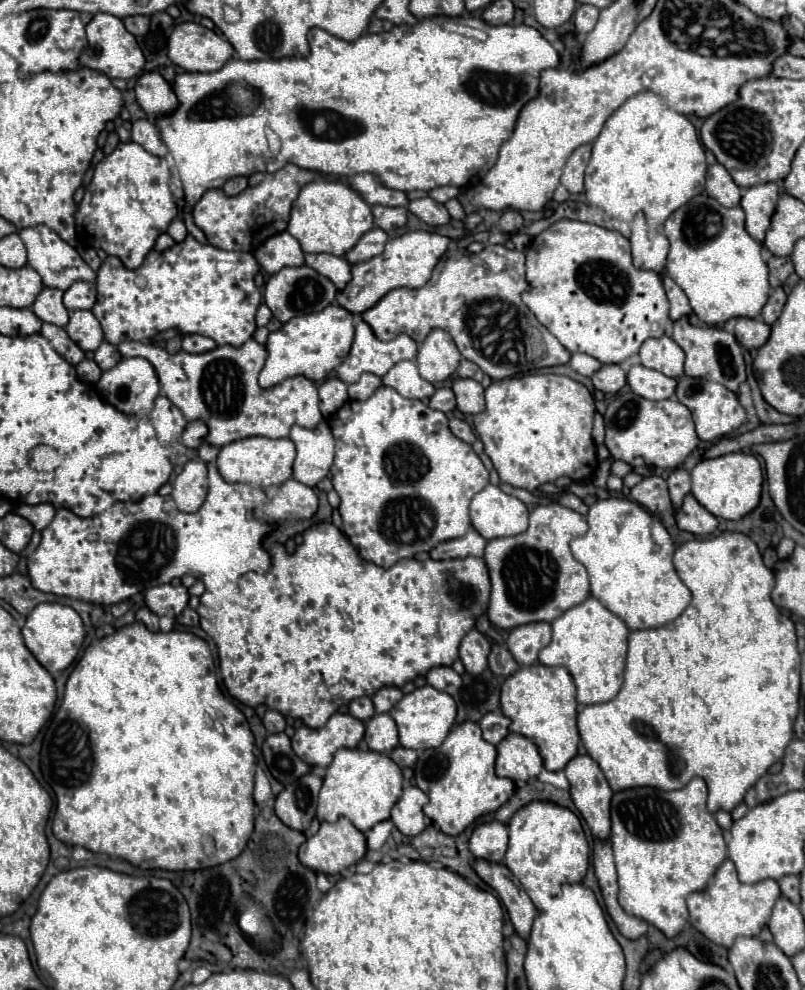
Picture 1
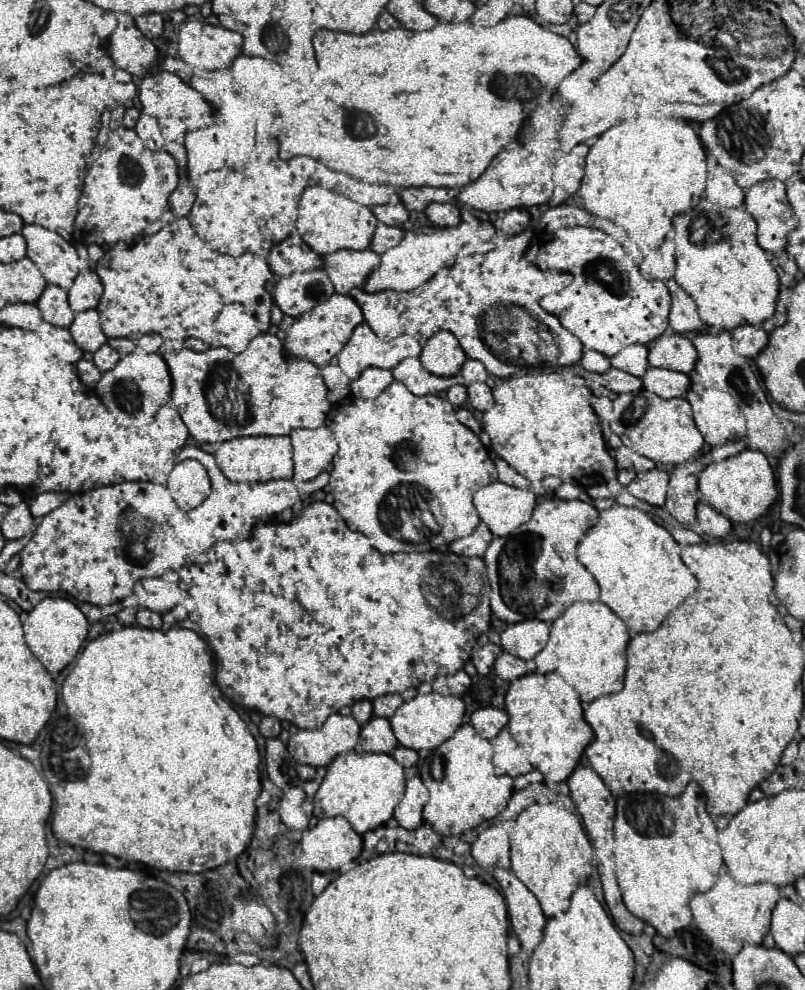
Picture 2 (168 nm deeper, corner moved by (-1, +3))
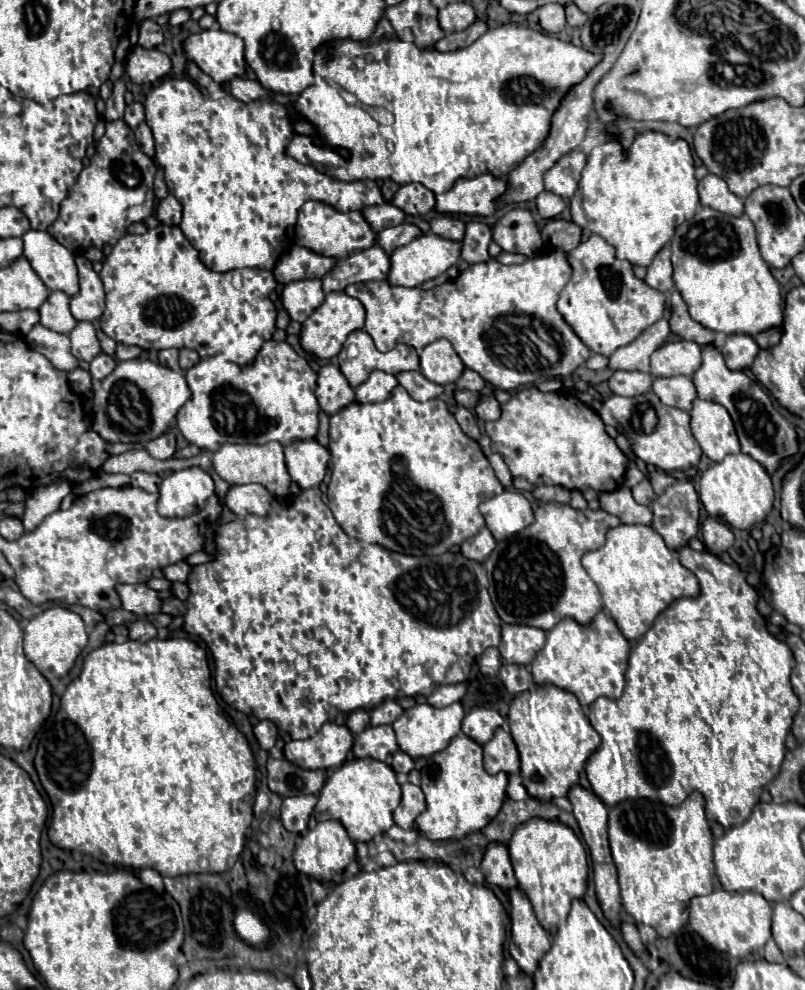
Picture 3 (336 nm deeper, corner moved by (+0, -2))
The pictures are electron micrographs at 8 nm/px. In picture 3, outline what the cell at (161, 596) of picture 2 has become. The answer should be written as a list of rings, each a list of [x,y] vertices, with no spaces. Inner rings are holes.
[[[120,584],[118,594],[122,600],[122,608],[134,612],[136,616],[150,616],[162,610],[162,600],[156,590],[146,584]]]

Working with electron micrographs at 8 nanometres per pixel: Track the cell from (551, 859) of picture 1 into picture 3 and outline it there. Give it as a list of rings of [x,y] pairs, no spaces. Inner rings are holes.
[[[530,818],[520,824],[508,842],[510,860],[518,880],[518,888],[528,896],[534,906],[536,918],[542,928],[554,934],[554,928],[566,920],[570,912],[570,902],[584,896],[588,882],[588,855],[583,842],[574,830],[562,822]]]

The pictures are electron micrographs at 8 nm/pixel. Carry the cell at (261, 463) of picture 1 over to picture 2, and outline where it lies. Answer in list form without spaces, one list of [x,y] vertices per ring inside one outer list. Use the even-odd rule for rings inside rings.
[[[289,436],[235,437],[215,445],[215,459],[223,473],[237,483],[293,479],[293,447]]]

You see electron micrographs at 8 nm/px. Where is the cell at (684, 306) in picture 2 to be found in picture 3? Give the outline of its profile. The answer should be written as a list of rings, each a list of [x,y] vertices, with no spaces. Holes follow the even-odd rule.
[[[678,292],[670,294],[668,304],[670,304],[670,320],[668,322],[670,322],[670,330],[676,336],[680,336],[684,340],[694,340],[700,346],[714,342],[714,332],[704,328],[696,320],[692,320],[692,316],[688,314],[688,306]]]

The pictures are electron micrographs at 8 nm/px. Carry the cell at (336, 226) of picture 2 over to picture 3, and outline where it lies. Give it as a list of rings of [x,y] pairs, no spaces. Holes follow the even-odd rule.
[[[308,200],[300,212],[298,212],[298,222],[296,222],[296,242],[316,254],[322,256],[332,256],[332,258],[346,258],[352,252],[366,250],[374,246],[374,230],[362,216],[362,212],[338,212],[336,208],[318,202],[318,200]]]

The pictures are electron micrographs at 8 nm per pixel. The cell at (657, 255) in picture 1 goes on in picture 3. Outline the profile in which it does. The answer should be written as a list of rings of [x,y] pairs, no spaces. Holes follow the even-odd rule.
[[[666,244],[652,260],[648,266],[648,274],[644,282],[660,292],[672,292],[674,282],[672,282],[672,264],[670,264],[670,246]]]

